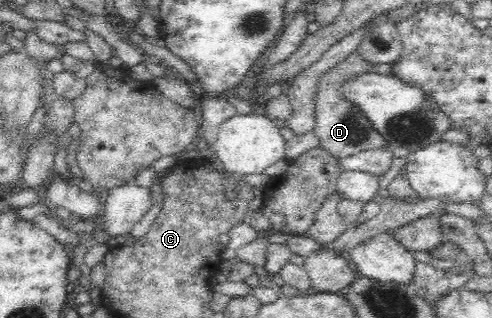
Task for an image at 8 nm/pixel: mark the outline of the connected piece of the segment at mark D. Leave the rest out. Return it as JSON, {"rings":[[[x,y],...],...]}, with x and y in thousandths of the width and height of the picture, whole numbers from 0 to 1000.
{"rings":[[[720,164],[711,179],[687,195],[683,208],[650,239],[638,308],[638,421],[648,440],[650,465],[687,503],[707,497],[707,491],[728,484],[730,478],[789,462],[783,434],[756,399],[756,387],[748,381],[748,368],[736,352],[736,343],[728,330],[720,330],[720,321],[707,314],[707,305],[699,299],[699,264],[707,252],[715,252],[724,239],[760,233],[758,211],[762,204],[728,173],[728,164]]]}

